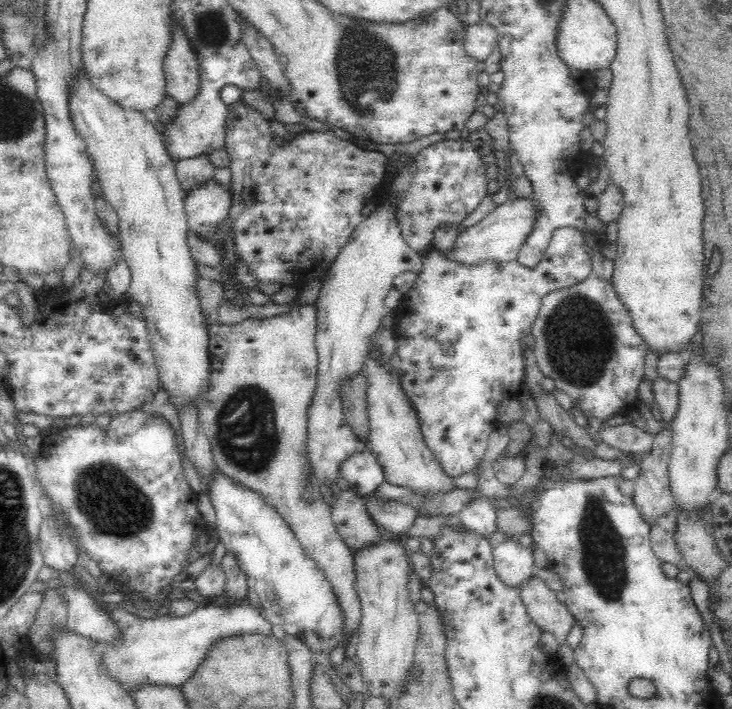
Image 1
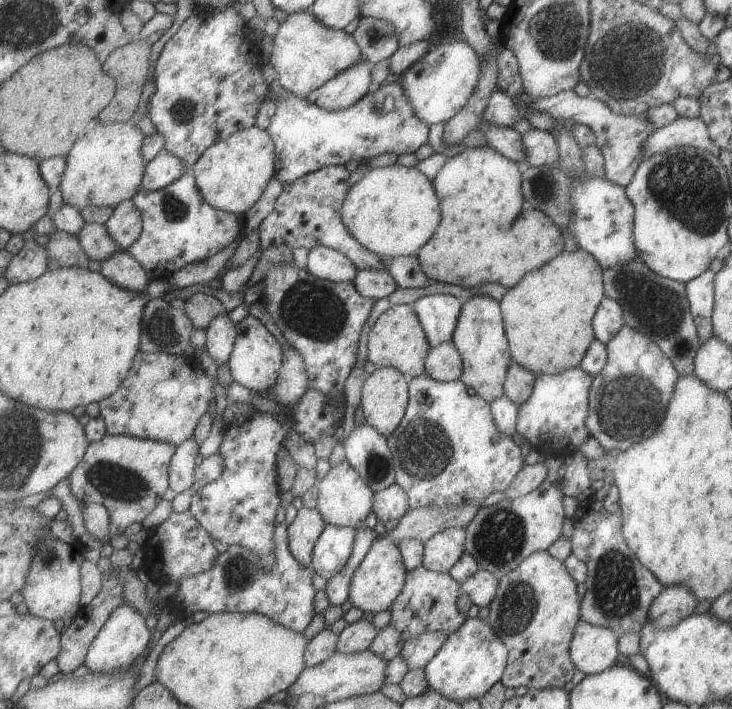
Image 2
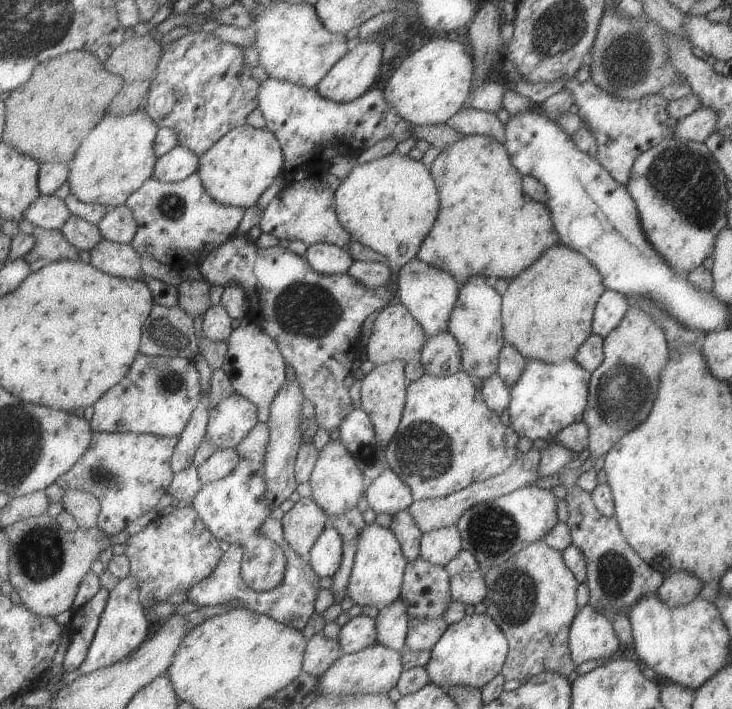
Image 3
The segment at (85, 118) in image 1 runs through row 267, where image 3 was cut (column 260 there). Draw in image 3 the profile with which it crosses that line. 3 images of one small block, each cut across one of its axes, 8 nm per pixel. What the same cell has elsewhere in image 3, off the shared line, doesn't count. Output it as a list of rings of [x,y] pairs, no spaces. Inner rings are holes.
[[[242,125],[219,140],[205,155],[200,156],[198,174],[206,190],[219,203],[248,209],[259,203],[261,196],[285,170],[286,157],[278,136],[267,128]]]

